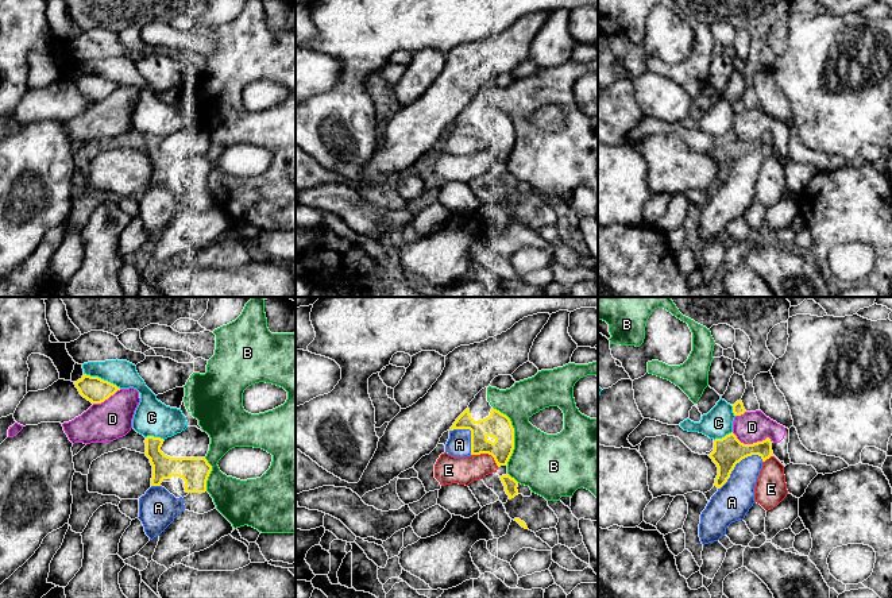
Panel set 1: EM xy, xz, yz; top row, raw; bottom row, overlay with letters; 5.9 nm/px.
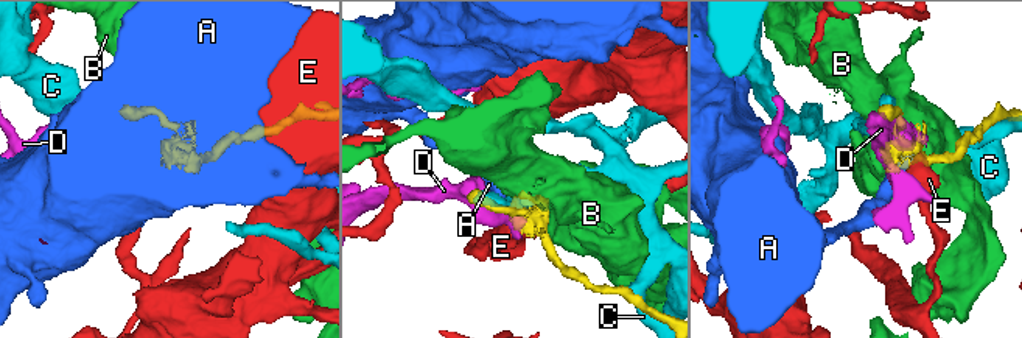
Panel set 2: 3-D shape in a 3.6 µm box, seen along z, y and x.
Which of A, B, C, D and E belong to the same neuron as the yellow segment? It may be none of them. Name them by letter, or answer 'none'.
A

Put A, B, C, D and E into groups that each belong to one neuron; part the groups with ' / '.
A / B / C / D / E

